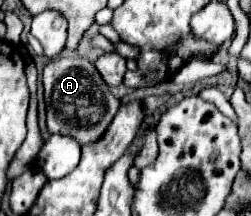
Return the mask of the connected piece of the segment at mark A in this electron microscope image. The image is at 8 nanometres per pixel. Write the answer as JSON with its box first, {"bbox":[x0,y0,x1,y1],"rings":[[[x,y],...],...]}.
{"bbox":[44,58,118,146],"rings":[[[54,58],[46,64],[44,74],[44,98],[48,114],[48,130],[58,134],[74,136],[82,146],[94,142],[104,134],[118,110],[118,98],[112,96],[108,84],[102,80],[100,72],[86,58]]]}

